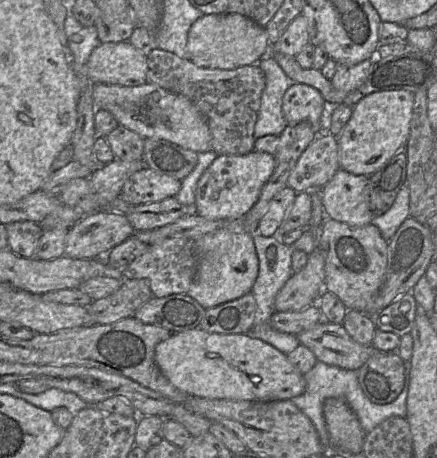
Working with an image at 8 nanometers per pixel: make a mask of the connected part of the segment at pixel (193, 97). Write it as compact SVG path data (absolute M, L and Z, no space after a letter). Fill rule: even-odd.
M154 48L149 53L149 55L147 56L147 64L148 64L148 70L146 74L147 84L156 84L169 92L180 94L187 97L195 105L195 107L199 110L199 112L203 115L210 130L211 145L213 151L215 151L218 155L224 155L224 154L245 155L254 150L254 143L256 140L254 138L254 127L258 118L261 95L265 87L265 75L258 64L241 66L236 69L230 69L230 70L203 68L195 65L190 59L188 60L185 58L180 58L173 52L161 50L159 48Z

